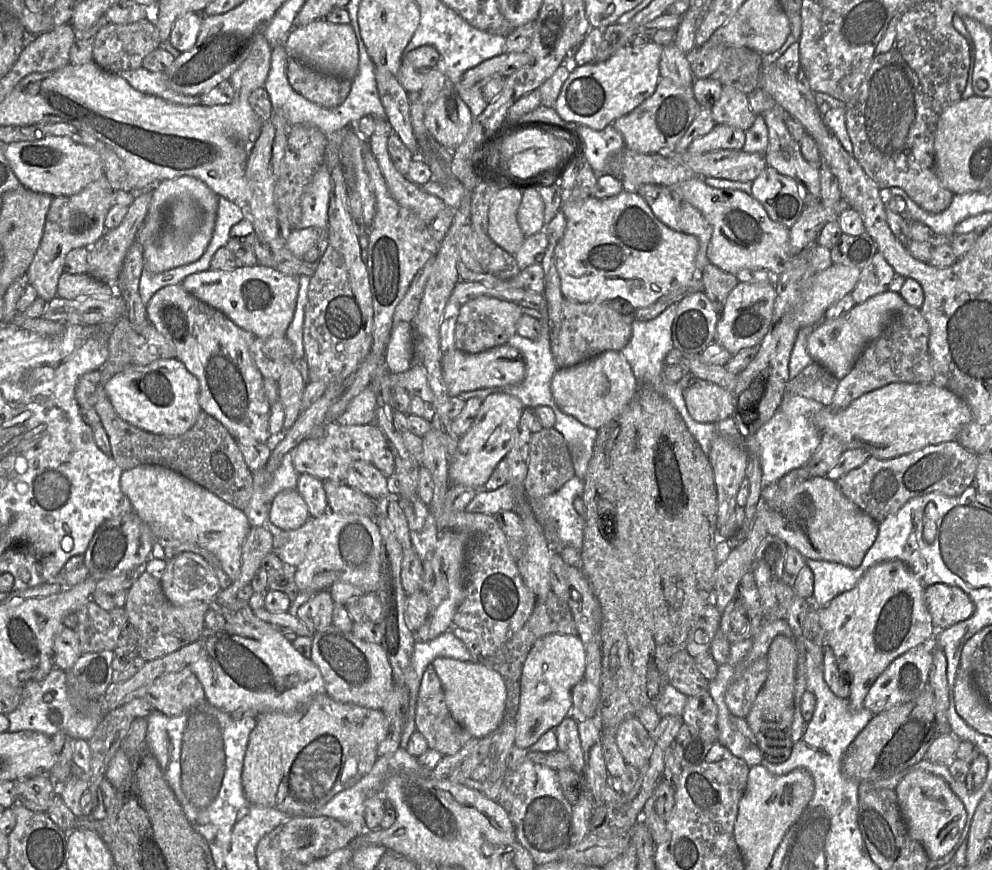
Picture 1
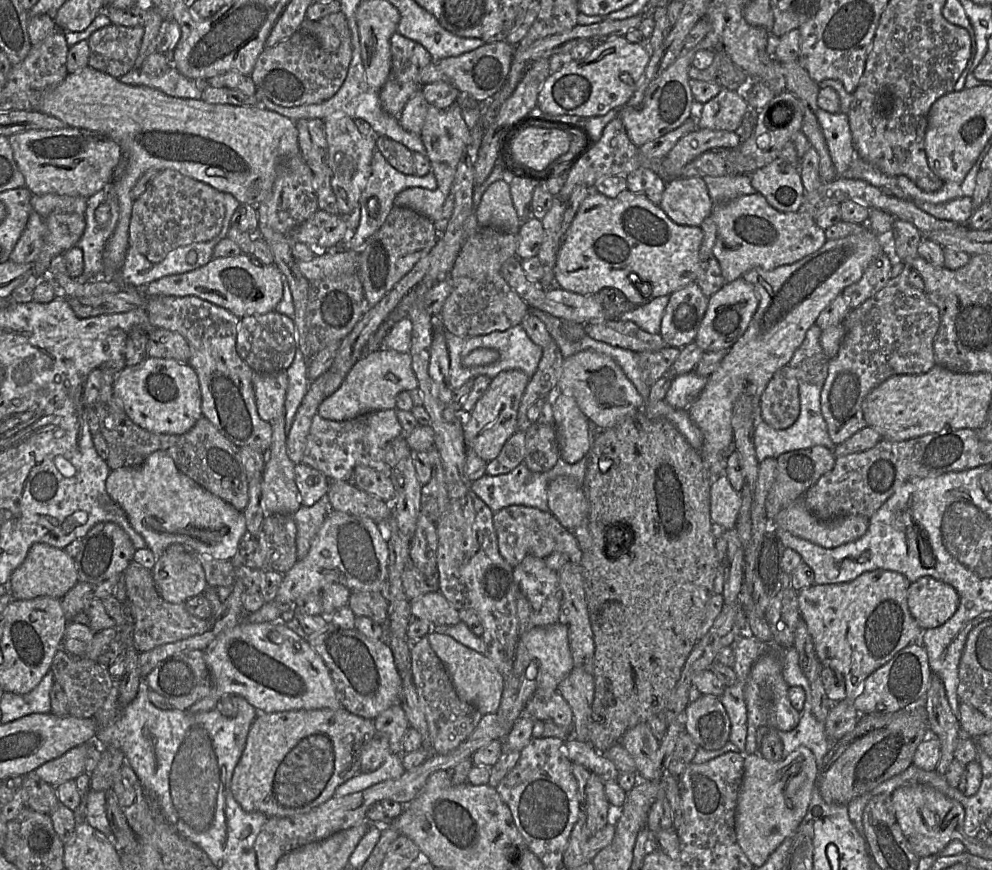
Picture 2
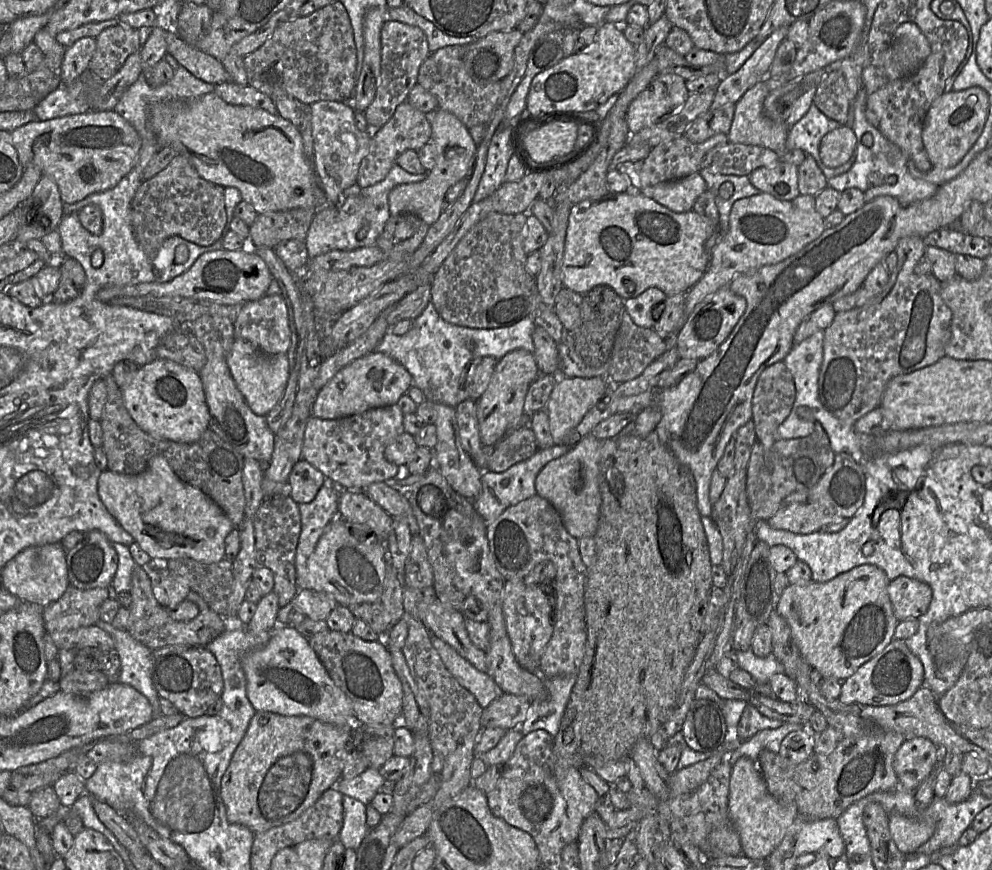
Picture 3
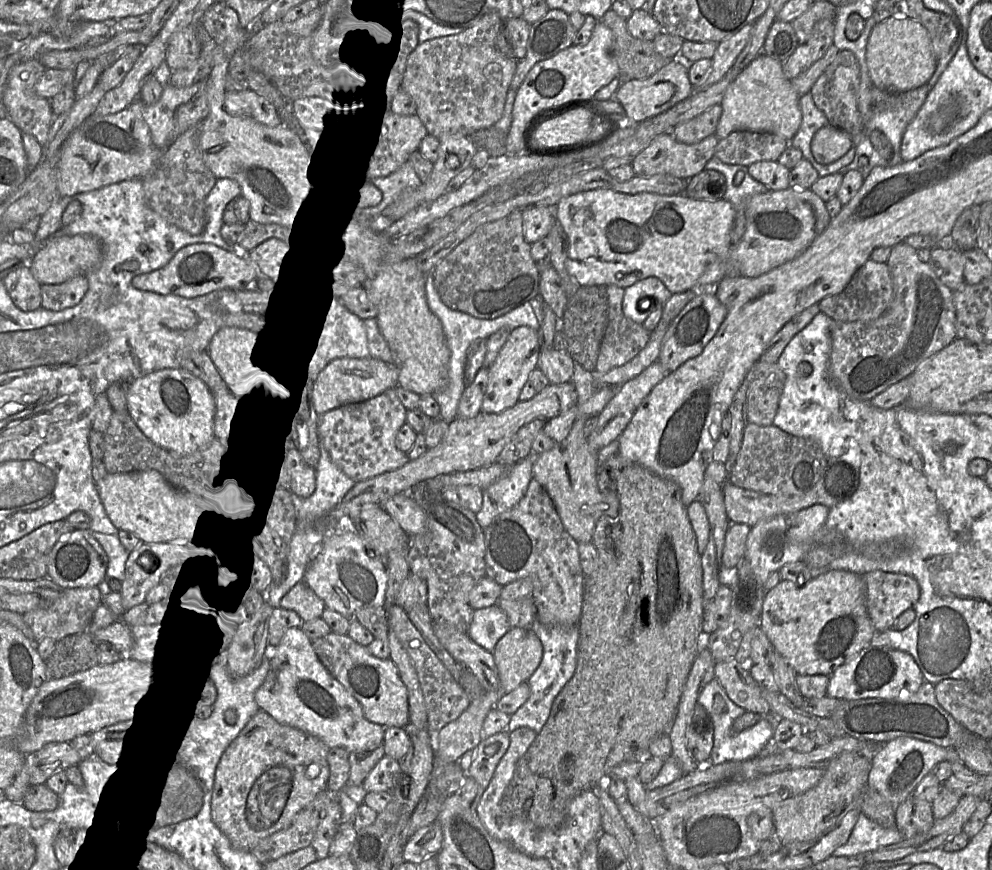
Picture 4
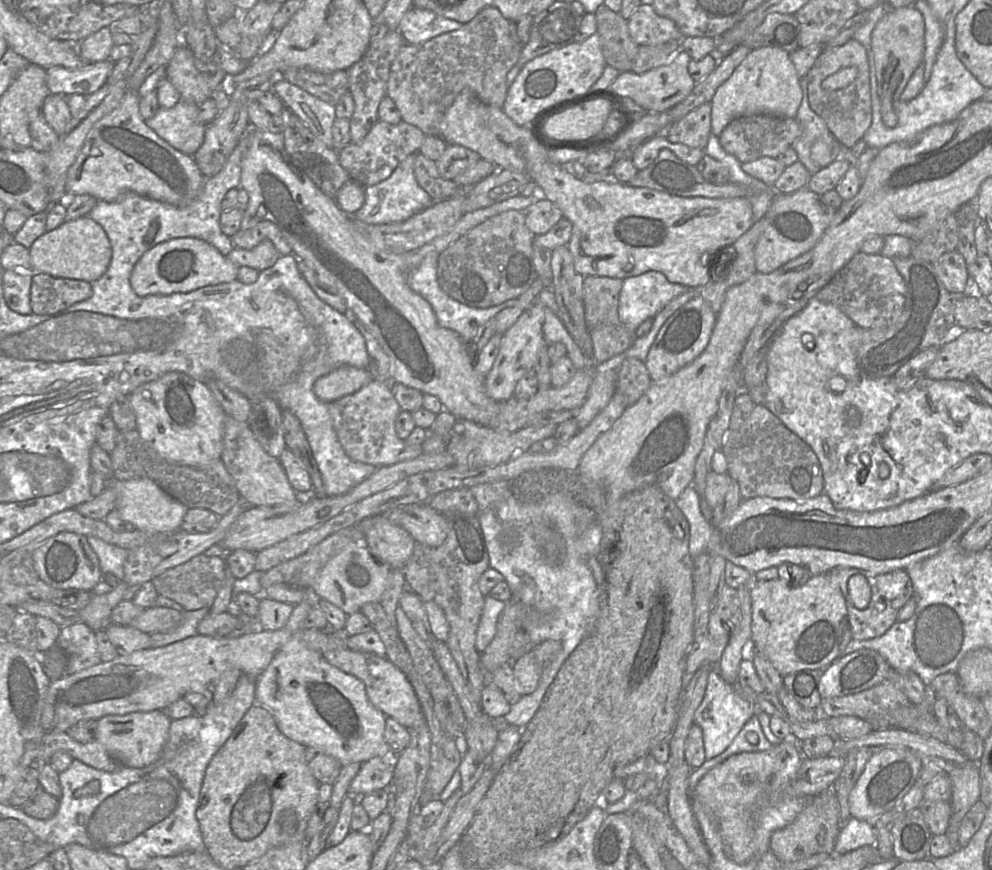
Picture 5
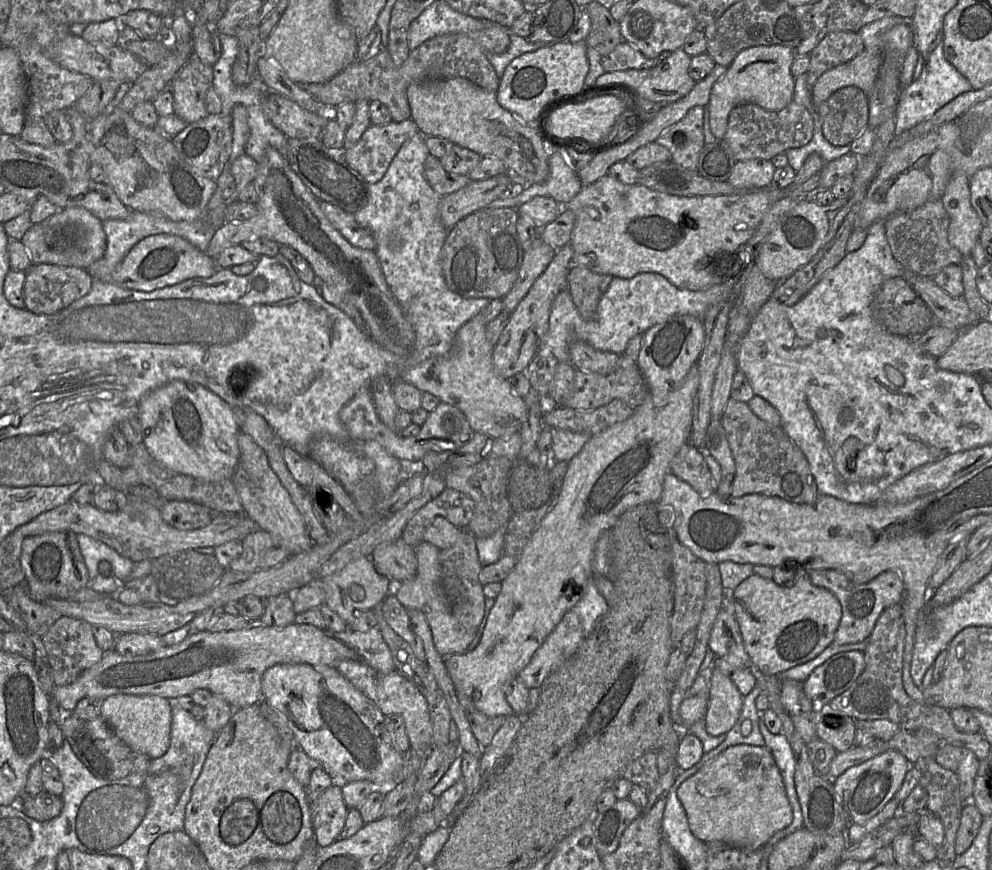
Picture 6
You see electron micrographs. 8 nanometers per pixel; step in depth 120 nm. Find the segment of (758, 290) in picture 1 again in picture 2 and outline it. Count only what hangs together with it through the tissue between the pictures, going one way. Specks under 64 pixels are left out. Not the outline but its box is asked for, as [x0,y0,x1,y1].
[694,278,758,353]

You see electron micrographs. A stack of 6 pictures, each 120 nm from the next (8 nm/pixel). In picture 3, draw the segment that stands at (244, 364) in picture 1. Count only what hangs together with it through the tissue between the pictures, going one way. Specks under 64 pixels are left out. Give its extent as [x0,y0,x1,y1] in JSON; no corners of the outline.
[186,315,276,465]

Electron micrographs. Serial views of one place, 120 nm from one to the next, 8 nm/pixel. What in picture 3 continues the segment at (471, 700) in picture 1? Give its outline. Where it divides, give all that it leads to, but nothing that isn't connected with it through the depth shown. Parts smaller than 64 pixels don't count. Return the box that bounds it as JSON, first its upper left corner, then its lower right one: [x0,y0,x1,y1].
[431,635,499,709]

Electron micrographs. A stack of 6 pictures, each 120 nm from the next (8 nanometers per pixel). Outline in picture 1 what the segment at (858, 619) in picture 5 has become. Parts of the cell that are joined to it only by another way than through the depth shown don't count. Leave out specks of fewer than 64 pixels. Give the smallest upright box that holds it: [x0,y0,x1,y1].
[924,583,975,630]

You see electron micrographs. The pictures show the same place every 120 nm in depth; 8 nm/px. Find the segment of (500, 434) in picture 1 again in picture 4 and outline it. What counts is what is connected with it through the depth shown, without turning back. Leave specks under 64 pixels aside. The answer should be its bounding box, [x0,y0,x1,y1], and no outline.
[481,326,540,413]

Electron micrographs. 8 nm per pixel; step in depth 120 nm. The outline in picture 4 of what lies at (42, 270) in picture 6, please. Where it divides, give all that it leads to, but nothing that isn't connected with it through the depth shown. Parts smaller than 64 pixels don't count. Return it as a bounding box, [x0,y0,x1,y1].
[41,275,88,311]

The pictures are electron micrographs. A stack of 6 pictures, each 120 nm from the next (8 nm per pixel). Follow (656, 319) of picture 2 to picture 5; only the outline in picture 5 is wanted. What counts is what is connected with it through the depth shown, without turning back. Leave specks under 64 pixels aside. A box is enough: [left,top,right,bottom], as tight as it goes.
[618,271,690,331]

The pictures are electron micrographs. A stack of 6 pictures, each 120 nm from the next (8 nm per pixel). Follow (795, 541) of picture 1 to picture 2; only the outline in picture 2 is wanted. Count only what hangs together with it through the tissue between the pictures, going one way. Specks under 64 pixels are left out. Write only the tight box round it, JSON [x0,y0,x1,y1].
[771,497,869,549]

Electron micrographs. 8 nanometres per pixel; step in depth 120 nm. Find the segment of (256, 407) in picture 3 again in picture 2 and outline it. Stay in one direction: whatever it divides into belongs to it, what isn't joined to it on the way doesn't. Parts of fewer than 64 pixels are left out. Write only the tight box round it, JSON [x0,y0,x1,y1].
[252,371,288,423]

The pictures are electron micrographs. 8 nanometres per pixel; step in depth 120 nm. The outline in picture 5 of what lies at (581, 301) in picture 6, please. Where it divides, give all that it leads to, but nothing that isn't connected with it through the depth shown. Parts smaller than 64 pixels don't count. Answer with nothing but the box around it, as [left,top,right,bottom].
[583,276,637,365]

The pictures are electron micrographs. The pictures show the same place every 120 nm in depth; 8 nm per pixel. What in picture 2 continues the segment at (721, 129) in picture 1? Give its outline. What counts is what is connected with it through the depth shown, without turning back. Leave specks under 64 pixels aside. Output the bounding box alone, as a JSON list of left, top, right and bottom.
[660,129,742,182]

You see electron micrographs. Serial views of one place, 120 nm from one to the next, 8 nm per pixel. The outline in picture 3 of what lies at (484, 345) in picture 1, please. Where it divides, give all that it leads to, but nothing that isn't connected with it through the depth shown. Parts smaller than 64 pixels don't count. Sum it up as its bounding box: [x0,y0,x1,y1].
[430,213,535,329]

